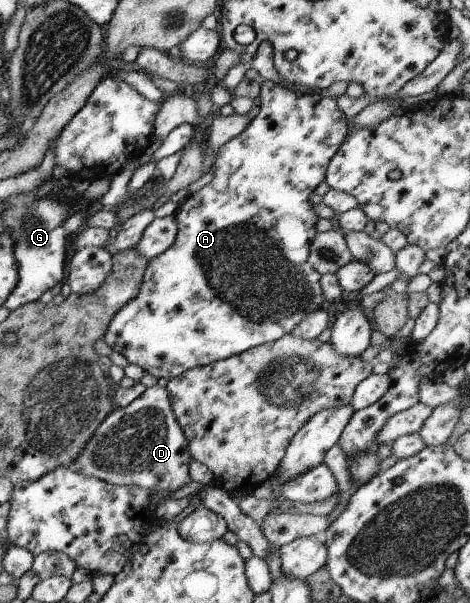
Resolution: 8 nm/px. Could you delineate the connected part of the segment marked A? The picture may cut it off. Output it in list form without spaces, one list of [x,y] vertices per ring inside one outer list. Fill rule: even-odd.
[[[262,80],[258,96],[260,100],[258,114],[248,122],[244,131],[218,147],[216,159],[212,164],[212,180],[190,194],[186,201],[175,209],[173,217],[176,219],[178,231],[174,243],[166,251],[148,260],[138,287],[138,293],[112,315],[108,327],[104,331],[102,338],[111,351],[120,353],[128,364],[137,365],[144,374],[148,373],[157,379],[164,377],[169,380],[187,369],[208,365],[238,355],[248,348],[276,341],[279,337],[292,333],[310,313],[321,309],[320,303],[323,301],[319,284],[321,275],[314,271],[307,260],[310,242],[317,234],[317,231],[314,230],[314,223],[319,218],[314,215],[308,197],[311,196],[316,185],[324,181],[328,162],[332,155],[338,151],[340,143],[346,136],[346,118],[329,94],[294,93],[280,84]]]

